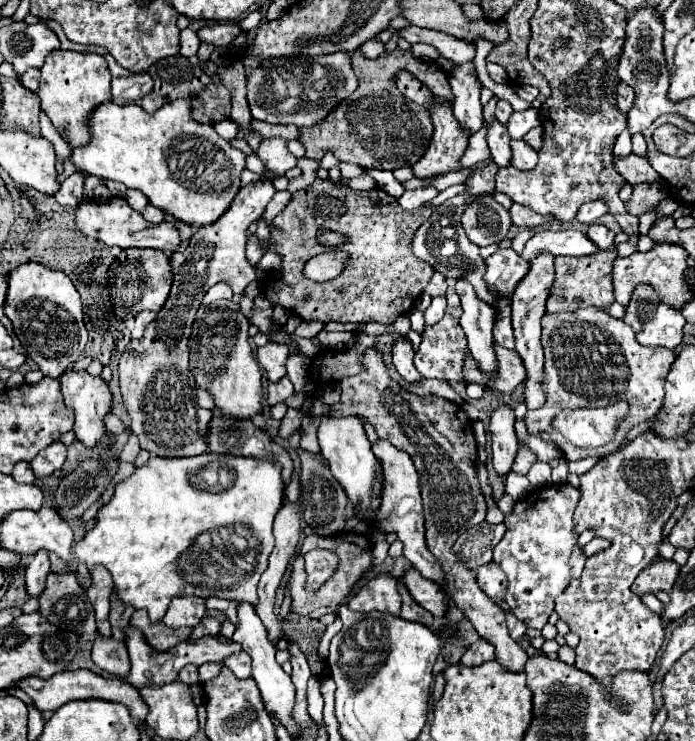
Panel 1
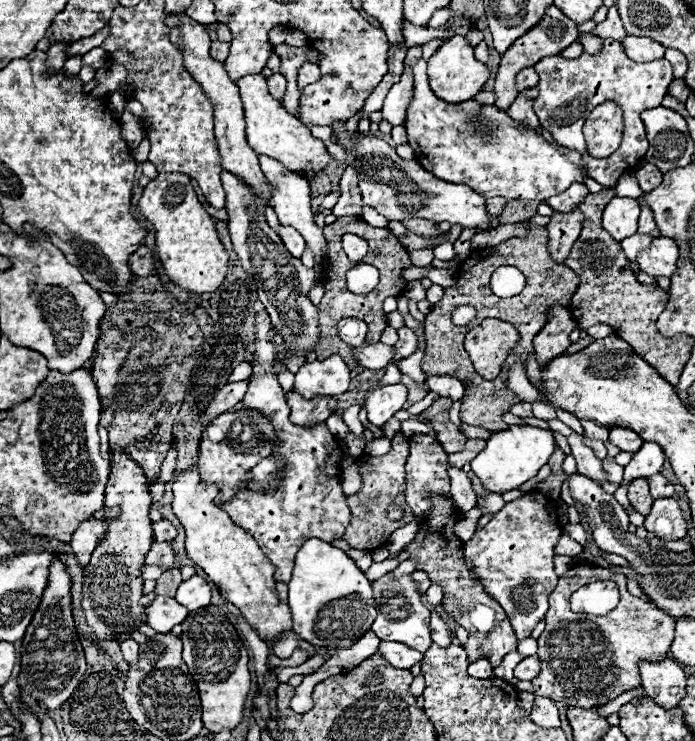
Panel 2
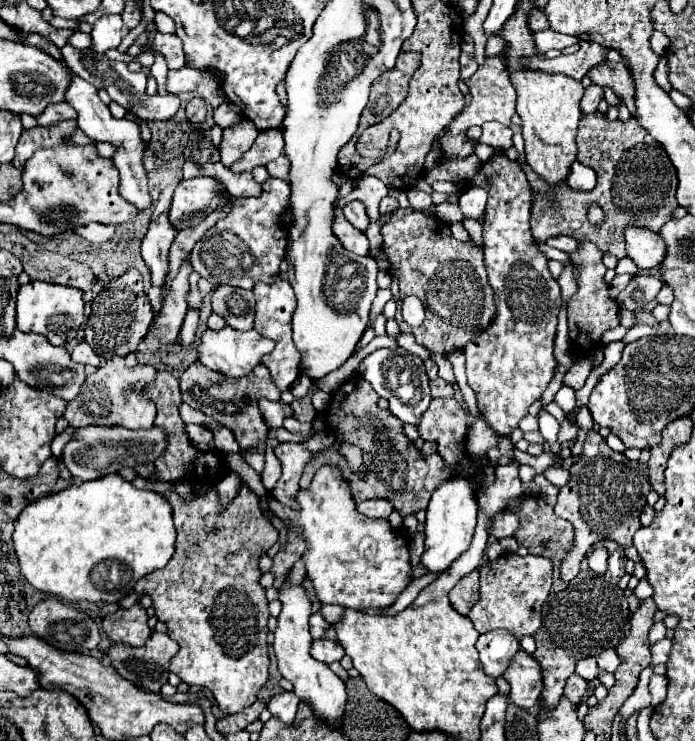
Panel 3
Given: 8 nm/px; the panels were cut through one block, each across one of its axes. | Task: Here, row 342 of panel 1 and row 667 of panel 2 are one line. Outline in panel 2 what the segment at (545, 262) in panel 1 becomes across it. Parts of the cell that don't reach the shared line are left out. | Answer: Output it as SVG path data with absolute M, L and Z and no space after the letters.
M526 656L514 668L514 676L518 680L534 680L538 674L540 674L540 660L538 660L538 656Z

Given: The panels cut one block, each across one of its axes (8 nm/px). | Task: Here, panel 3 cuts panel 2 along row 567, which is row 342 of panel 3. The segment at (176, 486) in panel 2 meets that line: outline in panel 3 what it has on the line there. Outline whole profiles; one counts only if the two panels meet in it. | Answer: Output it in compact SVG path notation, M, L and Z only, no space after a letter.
M224 326L222 330L206 330L200 338L200 344L196 348L198 352L198 360L208 366L214 372L220 372L224 376L230 378L240 378L246 376L256 364L260 364L260 358L264 354L268 354L274 348L274 342L268 338L262 338L256 330L248 330L248 332L236 332L230 326Z

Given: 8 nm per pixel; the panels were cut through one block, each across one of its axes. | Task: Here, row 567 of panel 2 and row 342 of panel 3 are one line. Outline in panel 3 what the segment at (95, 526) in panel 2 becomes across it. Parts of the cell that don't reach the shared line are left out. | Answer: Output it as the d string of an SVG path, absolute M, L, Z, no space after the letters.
M80 342L74 350L72 350L72 360L80 362L80 364L90 364L90 366L102 366L102 360L98 354L94 354L94 350L90 348L90 344Z

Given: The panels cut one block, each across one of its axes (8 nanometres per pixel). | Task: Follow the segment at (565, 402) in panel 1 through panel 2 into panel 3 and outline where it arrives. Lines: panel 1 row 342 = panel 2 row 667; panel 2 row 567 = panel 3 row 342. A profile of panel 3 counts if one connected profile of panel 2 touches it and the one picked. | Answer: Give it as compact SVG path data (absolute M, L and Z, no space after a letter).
M582 242L578 252L574 252L570 256L570 260L574 264L582 266L582 274L578 278L580 290L568 304L568 328L570 328L570 334L576 334L574 336L574 346L580 348L582 352L590 352L592 348L596 348L600 344L602 332L606 332L610 328L616 328L620 324L618 304L608 298L608 286L604 284L604 278L602 278L604 272L606 272L606 268L602 264L602 252L594 244Z

